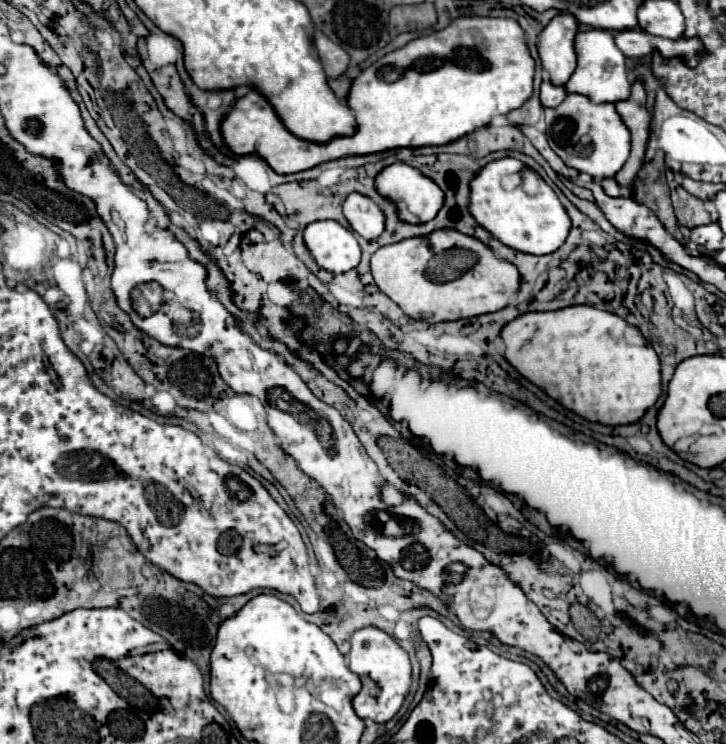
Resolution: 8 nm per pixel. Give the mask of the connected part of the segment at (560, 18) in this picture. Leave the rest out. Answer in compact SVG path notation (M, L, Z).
M558 14L538 34L538 56L554 86L562 86L576 68L576 54L572 44L576 32L576 18L572 14Z

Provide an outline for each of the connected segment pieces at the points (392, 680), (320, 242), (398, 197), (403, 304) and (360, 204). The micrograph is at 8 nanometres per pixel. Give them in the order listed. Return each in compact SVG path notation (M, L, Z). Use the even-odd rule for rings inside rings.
M366 626L352 634L350 652L348 652L350 670L356 672L362 680L362 690L352 698L352 708L362 720L388 722L402 706L406 692L412 684L412 668L408 654L398 646L398 642L386 632Z
M336 220L310 222L304 228L304 244L316 264L332 274L348 272L360 262L360 246L352 230Z
M396 162L382 168L382 172L378 172L374 182L376 182L376 192L396 204L398 218L402 222L408 222L408 224L430 222L432 218L436 218L436 212L440 210L440 206L444 206L444 192L440 190L440 186L436 186L432 178L428 178L418 168L406 162Z
M448 228L376 250L370 268L376 286L394 300L406 316L430 324L502 310L520 288L520 274L514 264L496 258L478 238Z
M358 192L350 194L344 200L342 210L352 230L360 236L378 238L384 232L384 214L368 196L362 196Z

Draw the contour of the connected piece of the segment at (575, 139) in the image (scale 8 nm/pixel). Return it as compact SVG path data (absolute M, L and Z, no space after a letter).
M568 94L556 108L546 108L546 138L562 162L592 178L614 178L630 154L630 132L614 104L592 104L586 96Z

